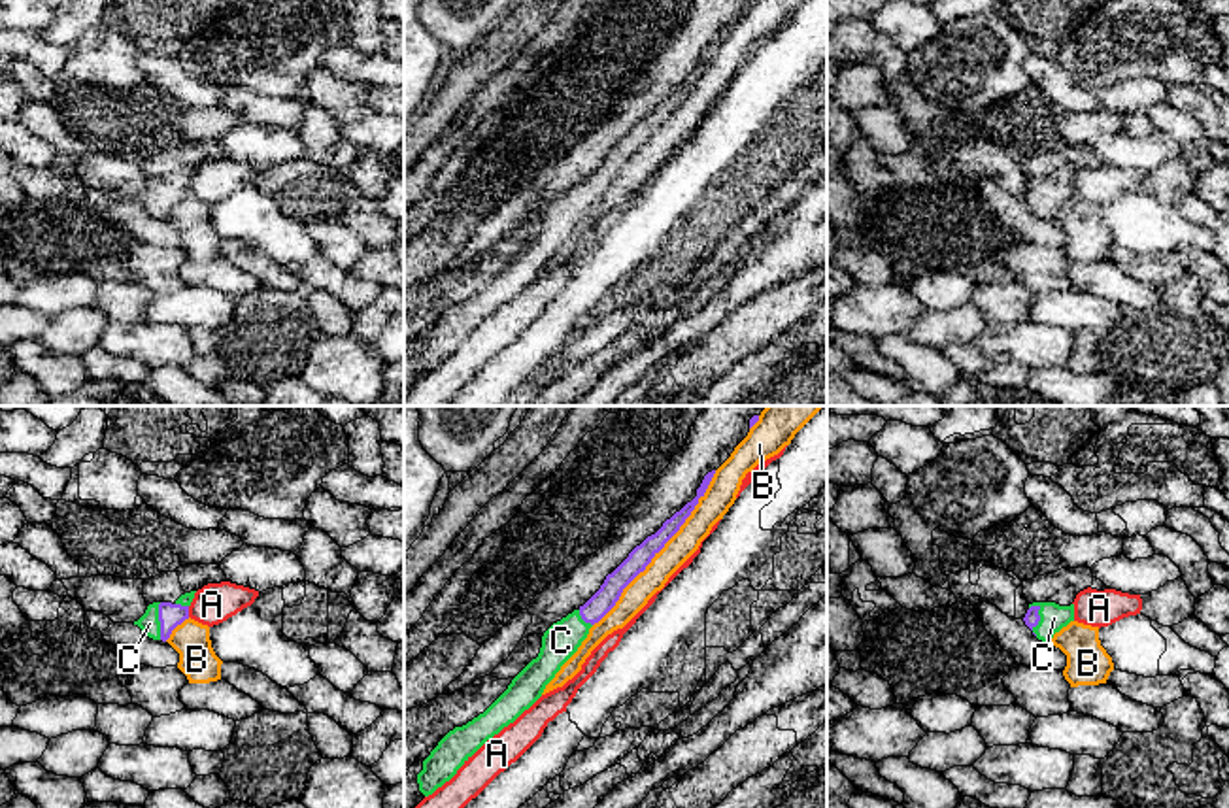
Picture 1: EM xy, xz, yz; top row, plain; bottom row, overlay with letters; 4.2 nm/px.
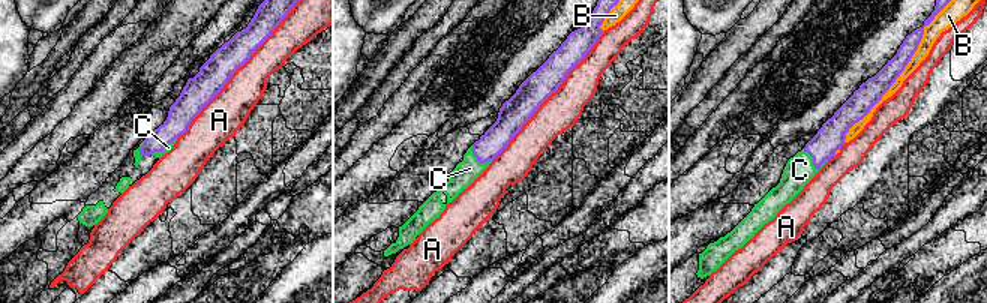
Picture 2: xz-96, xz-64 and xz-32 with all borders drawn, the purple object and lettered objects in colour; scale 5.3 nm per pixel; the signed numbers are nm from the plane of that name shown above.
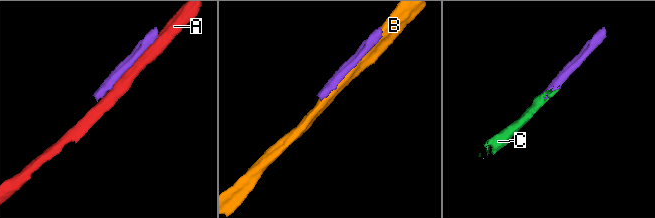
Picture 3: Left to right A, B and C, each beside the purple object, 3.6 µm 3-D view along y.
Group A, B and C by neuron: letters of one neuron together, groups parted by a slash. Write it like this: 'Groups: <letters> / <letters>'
Groups: A / B / C

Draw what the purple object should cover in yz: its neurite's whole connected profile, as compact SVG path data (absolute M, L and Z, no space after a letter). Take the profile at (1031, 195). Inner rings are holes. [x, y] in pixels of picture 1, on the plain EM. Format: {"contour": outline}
{"contour": "M1033 179L1023 194L1025 202L1038 217L1050 219L1055 210L1074 198L1074 181Z"}

